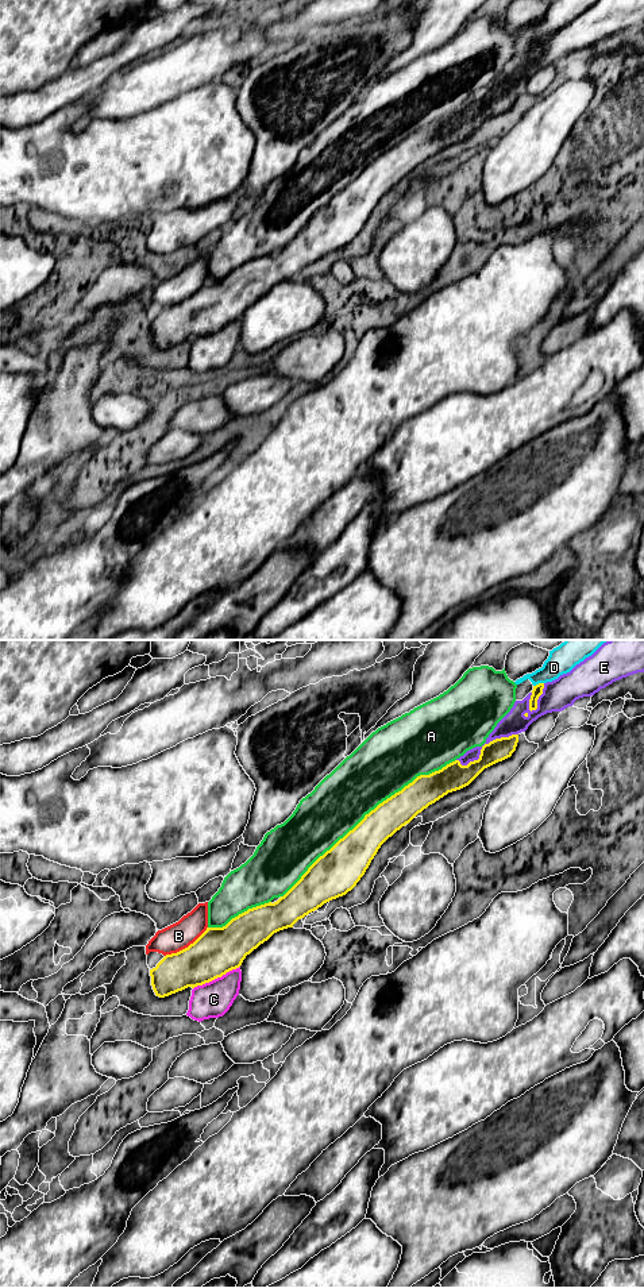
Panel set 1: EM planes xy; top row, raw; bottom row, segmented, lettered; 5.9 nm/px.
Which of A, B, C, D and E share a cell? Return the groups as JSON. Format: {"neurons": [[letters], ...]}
{"neurons": [["A"], ["B"], ["C"], ["D"], ["E"]]}

